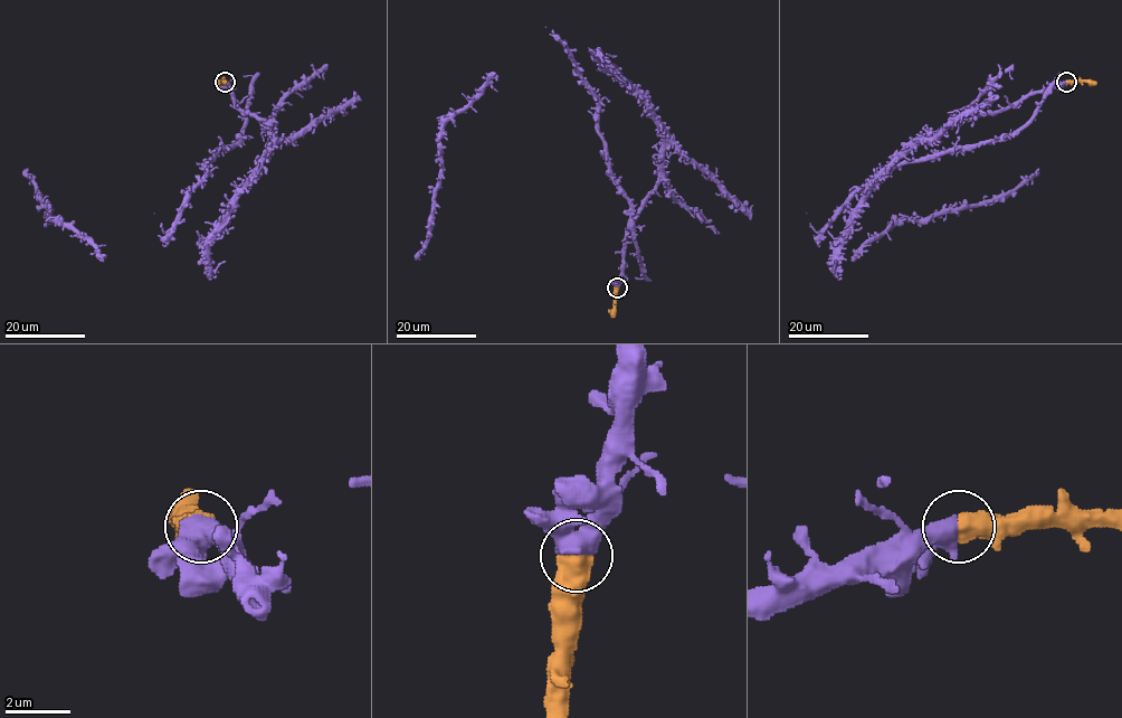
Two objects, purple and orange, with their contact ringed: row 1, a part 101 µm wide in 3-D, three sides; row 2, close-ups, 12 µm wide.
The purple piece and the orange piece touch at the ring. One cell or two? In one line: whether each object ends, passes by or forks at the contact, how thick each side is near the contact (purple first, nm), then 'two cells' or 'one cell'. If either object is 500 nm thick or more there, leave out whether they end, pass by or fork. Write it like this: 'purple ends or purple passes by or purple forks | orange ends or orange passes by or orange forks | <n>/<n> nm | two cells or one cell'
550/700 nm | one cell

